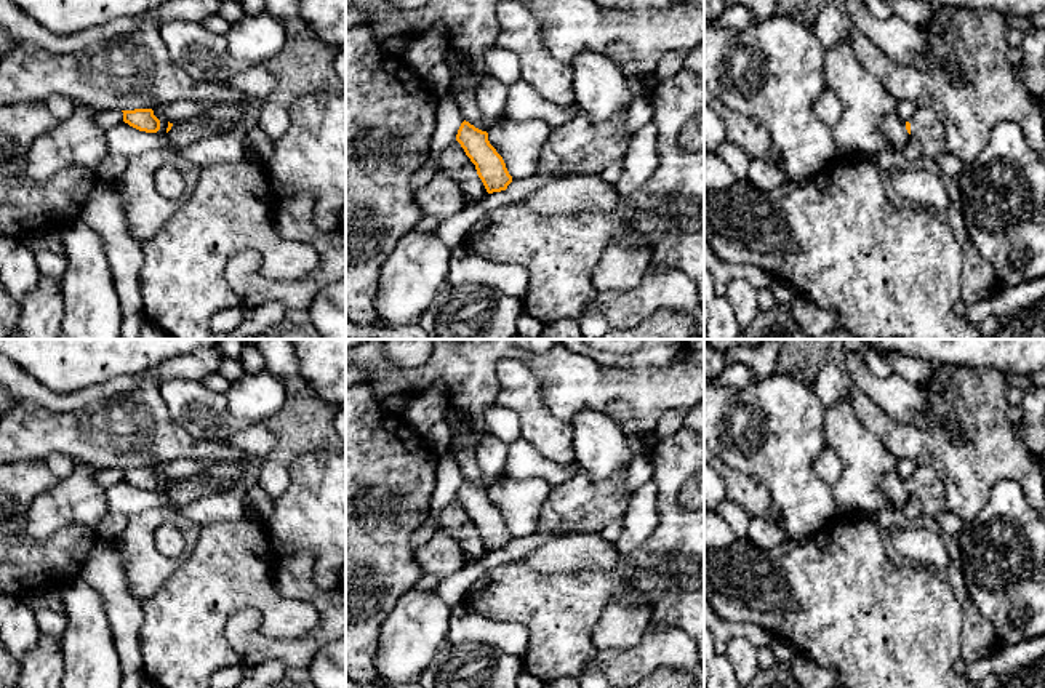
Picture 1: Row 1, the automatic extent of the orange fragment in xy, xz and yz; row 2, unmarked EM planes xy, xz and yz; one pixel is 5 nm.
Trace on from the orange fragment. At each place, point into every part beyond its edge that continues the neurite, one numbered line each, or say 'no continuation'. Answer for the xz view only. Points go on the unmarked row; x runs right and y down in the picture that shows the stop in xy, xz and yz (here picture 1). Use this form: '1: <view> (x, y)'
no continuation

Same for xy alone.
no continuation

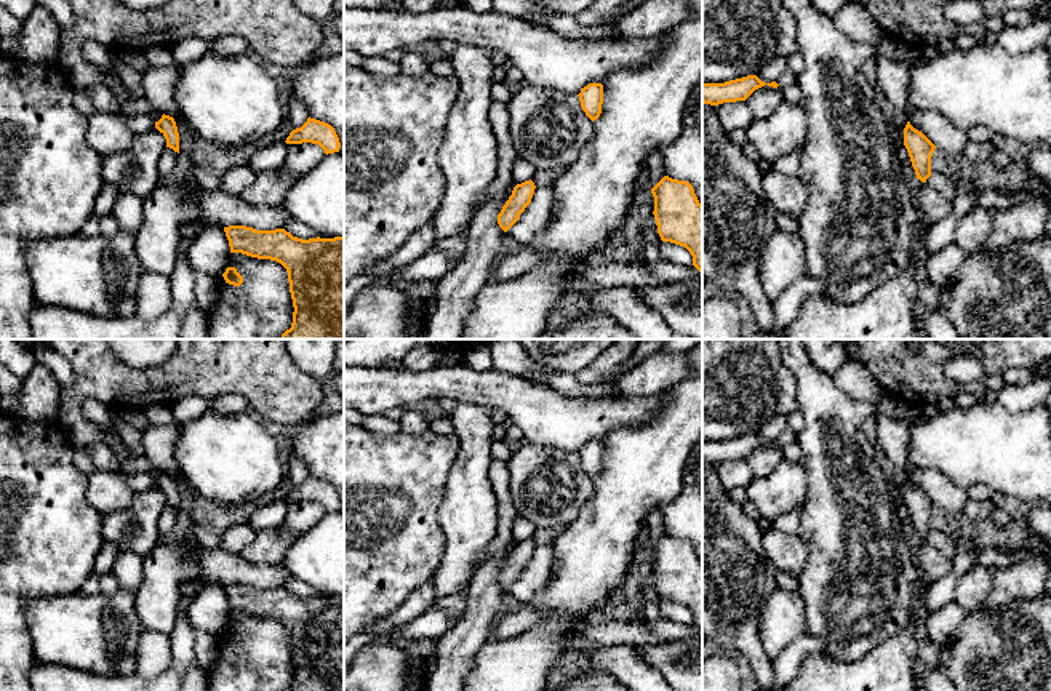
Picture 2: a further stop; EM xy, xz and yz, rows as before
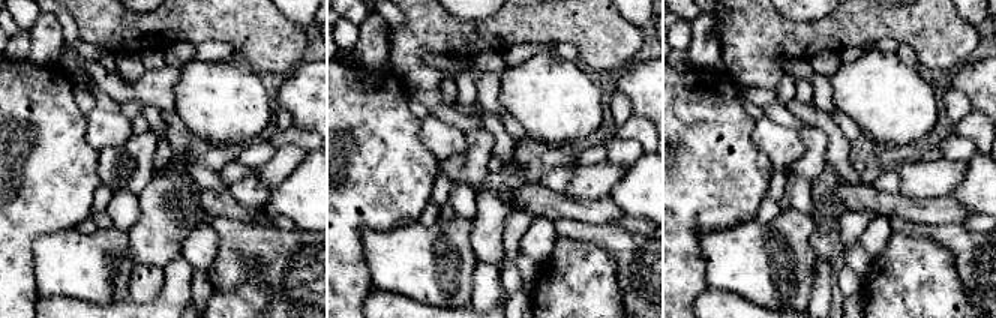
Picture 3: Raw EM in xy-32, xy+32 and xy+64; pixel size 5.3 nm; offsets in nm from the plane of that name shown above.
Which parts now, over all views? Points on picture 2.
no continuation

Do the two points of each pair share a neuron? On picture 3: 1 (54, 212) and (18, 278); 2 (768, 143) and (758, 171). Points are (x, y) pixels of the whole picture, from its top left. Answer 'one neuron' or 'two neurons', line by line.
1: one neuron
2: two neurons

